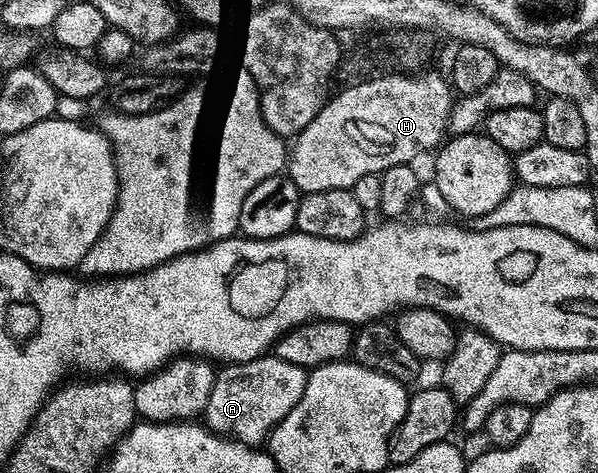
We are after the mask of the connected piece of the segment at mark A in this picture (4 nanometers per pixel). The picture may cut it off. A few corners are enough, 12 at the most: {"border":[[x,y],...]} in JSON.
{"border":[[276,356],[216,371],[204,425],[260,447],[299,404],[306,367]]}

